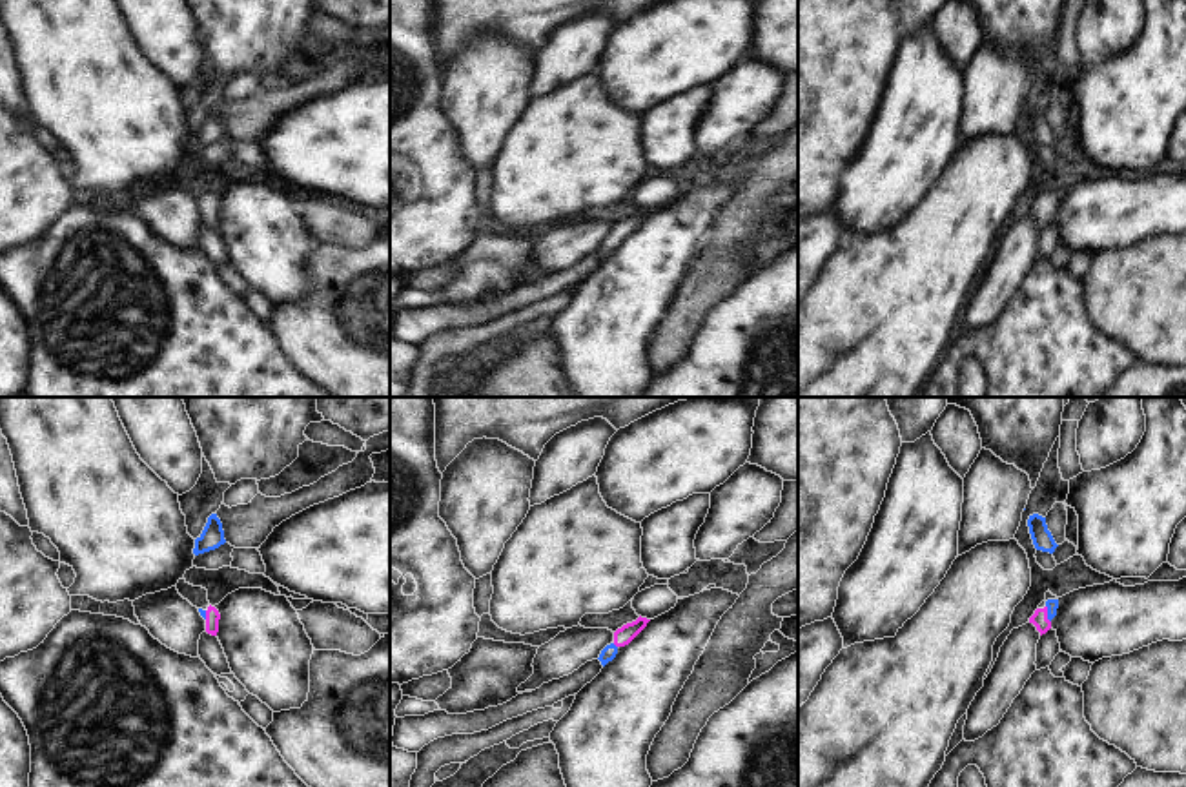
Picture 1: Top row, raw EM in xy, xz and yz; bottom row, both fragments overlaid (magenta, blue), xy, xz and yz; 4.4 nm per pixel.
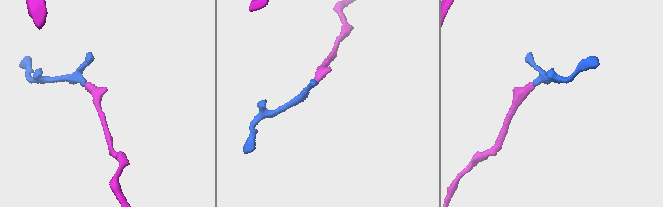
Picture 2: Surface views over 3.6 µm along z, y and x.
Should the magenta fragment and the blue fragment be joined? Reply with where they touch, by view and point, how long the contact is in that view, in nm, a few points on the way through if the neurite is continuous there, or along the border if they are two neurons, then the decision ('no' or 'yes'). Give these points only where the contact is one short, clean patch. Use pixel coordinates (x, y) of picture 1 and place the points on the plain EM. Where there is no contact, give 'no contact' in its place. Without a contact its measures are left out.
meets magenta in yz at (1046, 206); contact 80 nm long; runs through yz (1039, 210), (1046, 206), (1052, 197); yes

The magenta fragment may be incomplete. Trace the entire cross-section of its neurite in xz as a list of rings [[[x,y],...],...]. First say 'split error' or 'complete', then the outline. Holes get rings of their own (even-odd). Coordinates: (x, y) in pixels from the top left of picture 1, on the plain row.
split error; [[[639,208],[636,213],[618,220],[614,224],[614,233],[607,237],[598,250],[601,257],[605,259],[608,253],[612,253],[618,246],[618,240],[629,237],[647,219],[649,213],[650,211]]]

